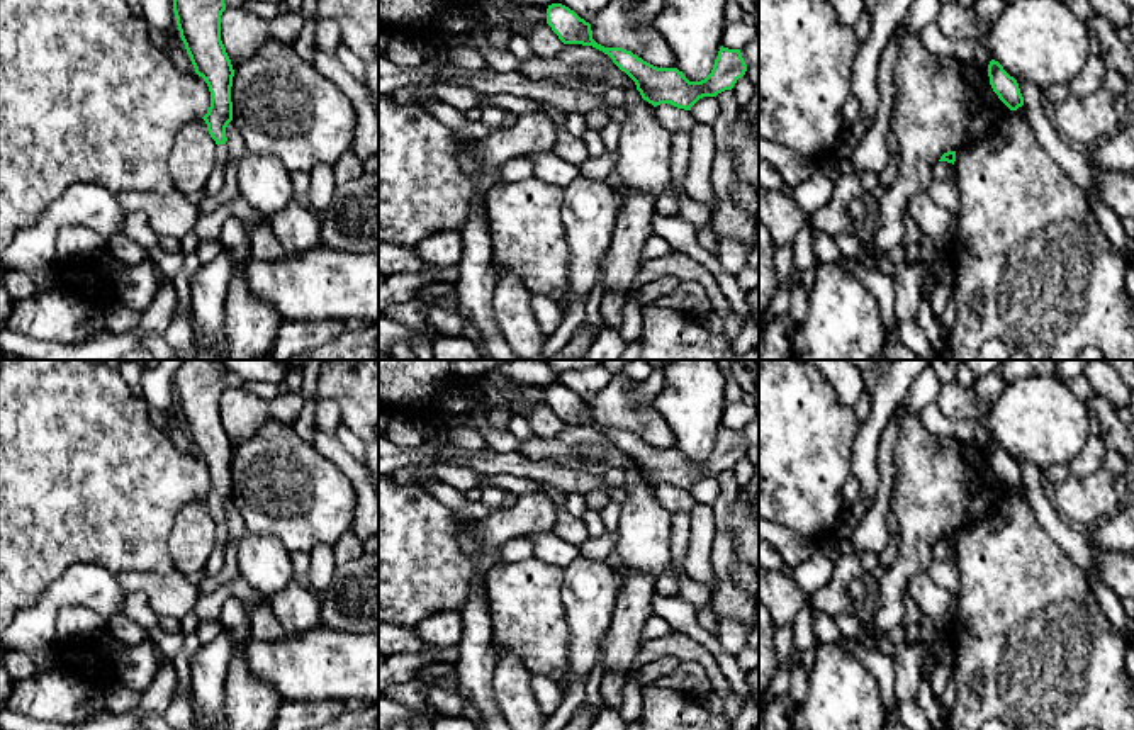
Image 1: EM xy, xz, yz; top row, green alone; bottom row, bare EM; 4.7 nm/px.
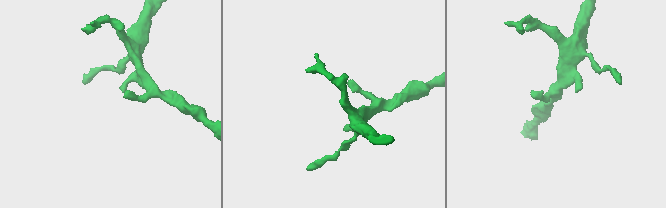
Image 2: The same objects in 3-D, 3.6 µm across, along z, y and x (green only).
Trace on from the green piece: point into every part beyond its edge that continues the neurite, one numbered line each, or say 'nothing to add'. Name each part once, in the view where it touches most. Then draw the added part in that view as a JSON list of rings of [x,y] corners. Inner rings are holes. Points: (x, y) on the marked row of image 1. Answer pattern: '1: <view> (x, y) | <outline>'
nothing to add

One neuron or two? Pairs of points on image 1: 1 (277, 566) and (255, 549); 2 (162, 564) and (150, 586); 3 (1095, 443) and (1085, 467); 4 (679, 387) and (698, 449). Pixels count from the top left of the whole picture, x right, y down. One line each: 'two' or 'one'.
1: one
2: two
3: one
4: one

